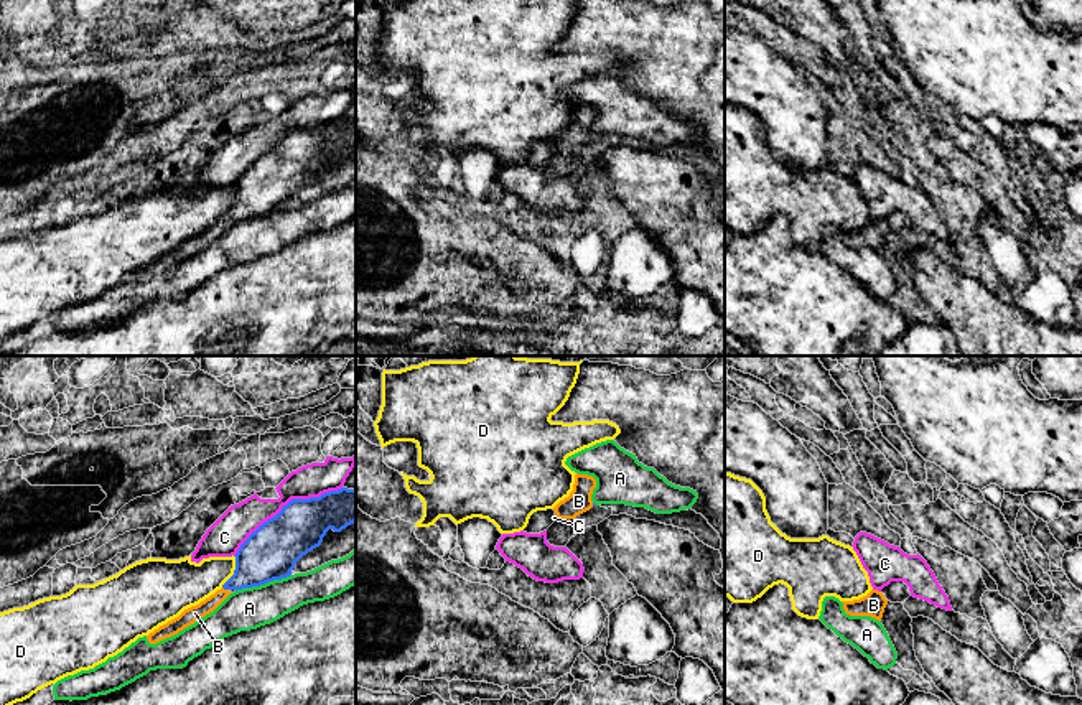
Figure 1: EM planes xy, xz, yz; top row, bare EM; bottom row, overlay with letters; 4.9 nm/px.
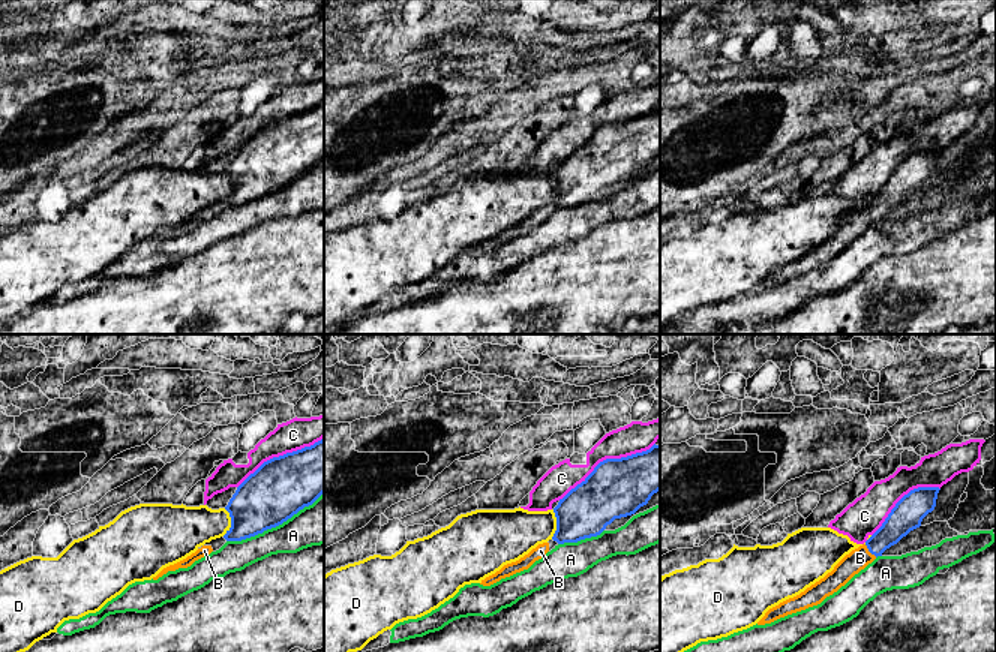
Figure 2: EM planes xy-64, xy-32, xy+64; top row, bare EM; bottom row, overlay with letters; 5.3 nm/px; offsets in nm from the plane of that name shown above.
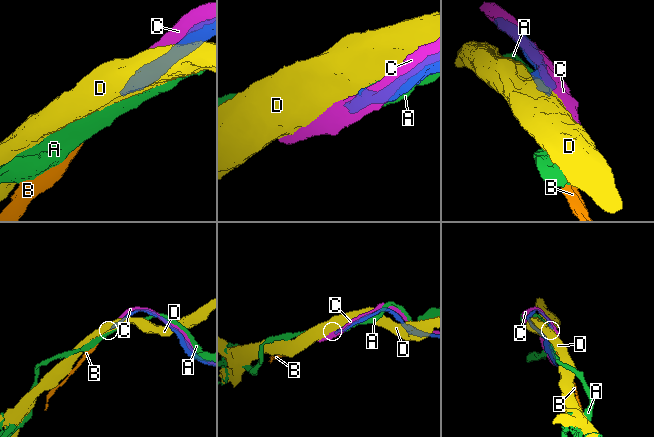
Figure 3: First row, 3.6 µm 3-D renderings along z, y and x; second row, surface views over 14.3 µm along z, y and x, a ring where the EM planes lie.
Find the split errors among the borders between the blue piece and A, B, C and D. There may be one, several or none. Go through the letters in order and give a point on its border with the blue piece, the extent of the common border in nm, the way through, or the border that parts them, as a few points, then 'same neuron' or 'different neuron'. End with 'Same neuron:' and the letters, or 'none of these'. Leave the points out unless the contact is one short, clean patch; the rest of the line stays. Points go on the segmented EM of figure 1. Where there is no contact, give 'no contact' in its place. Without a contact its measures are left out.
A: xy (262, 583) | 280 nm | different neuron
B: xy (226, 588) | 40 nm | across xy (265, 555), (244, 577), (226, 588), (209, 605), (195, 613) | same neuron
C: xy (287, 504) | 650 nm | different neuron
D: xy (234, 572) | 170 nm | different neuron
Same neuron: B

